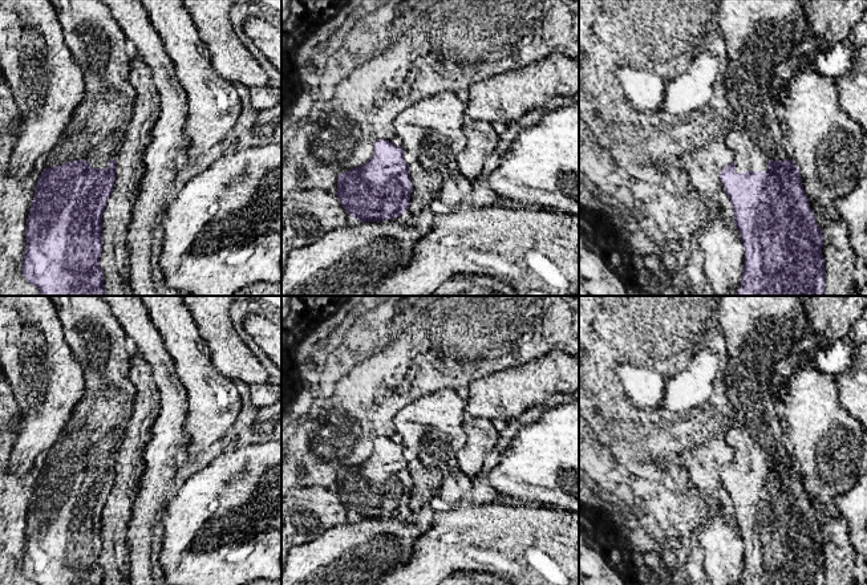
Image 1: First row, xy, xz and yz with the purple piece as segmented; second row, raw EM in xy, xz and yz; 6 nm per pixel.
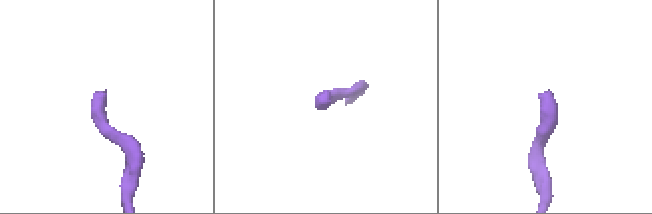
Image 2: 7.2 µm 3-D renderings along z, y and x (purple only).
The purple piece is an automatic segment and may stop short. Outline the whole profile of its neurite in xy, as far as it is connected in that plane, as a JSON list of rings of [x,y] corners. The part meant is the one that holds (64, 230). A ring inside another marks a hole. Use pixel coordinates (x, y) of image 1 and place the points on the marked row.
[[[49,0],[57,11],[64,40],[69,48],[74,61],[82,68],[84,72],[84,96],[77,105],[72,119],[65,127],[58,143],[46,154],[44,162],[44,171],[35,187],[35,198],[31,203],[27,228],[25,228],[25,252],[23,260],[23,275],[28,283],[35,285],[41,296],[106,296],[104,285],[104,272],[100,267],[100,257],[102,253],[102,215],[108,203],[108,199],[113,191],[116,180],[116,157],[123,142],[127,123],[133,114],[137,93],[129,81],[130,57],[127,56],[125,46],[127,37],[119,24],[114,20],[110,8],[102,0]]]

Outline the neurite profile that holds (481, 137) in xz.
[[[466,119],[463,125],[465,150],[457,155],[455,167],[470,180],[481,176],[483,164],[495,153],[498,134],[494,125],[485,121]]]

